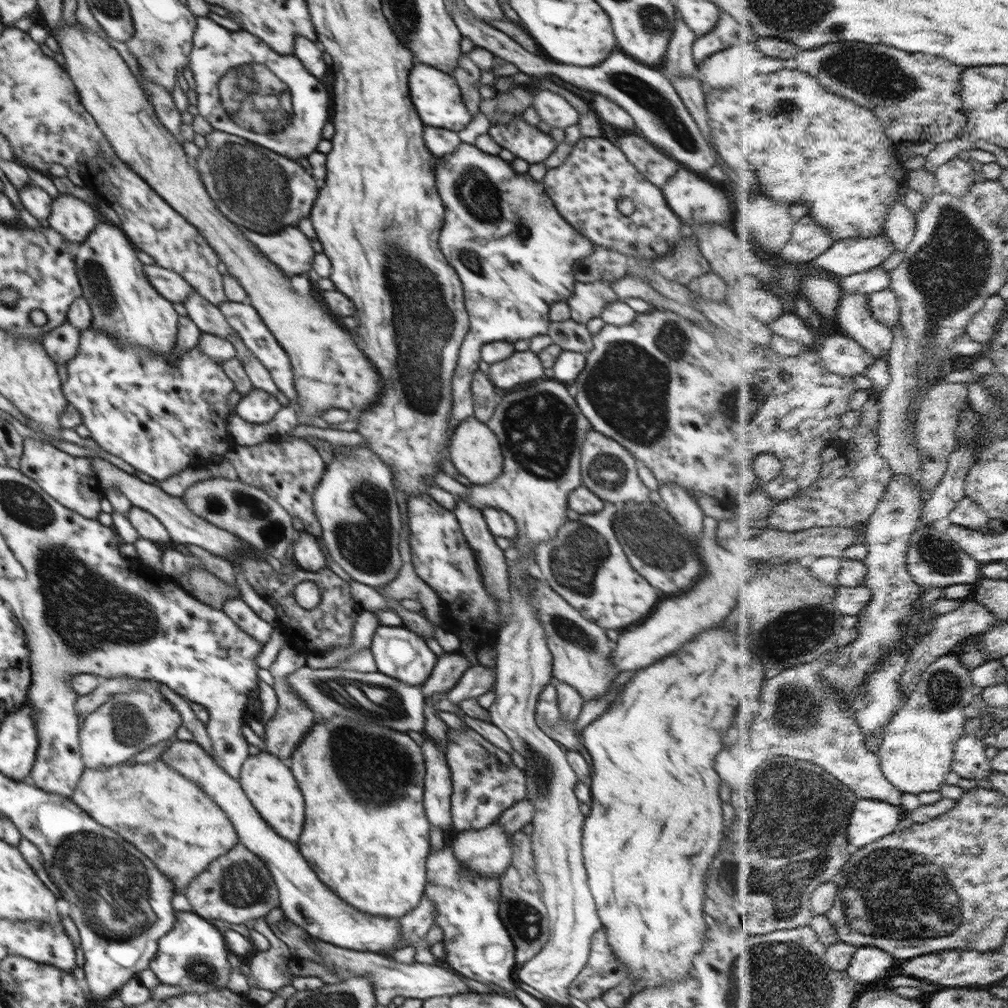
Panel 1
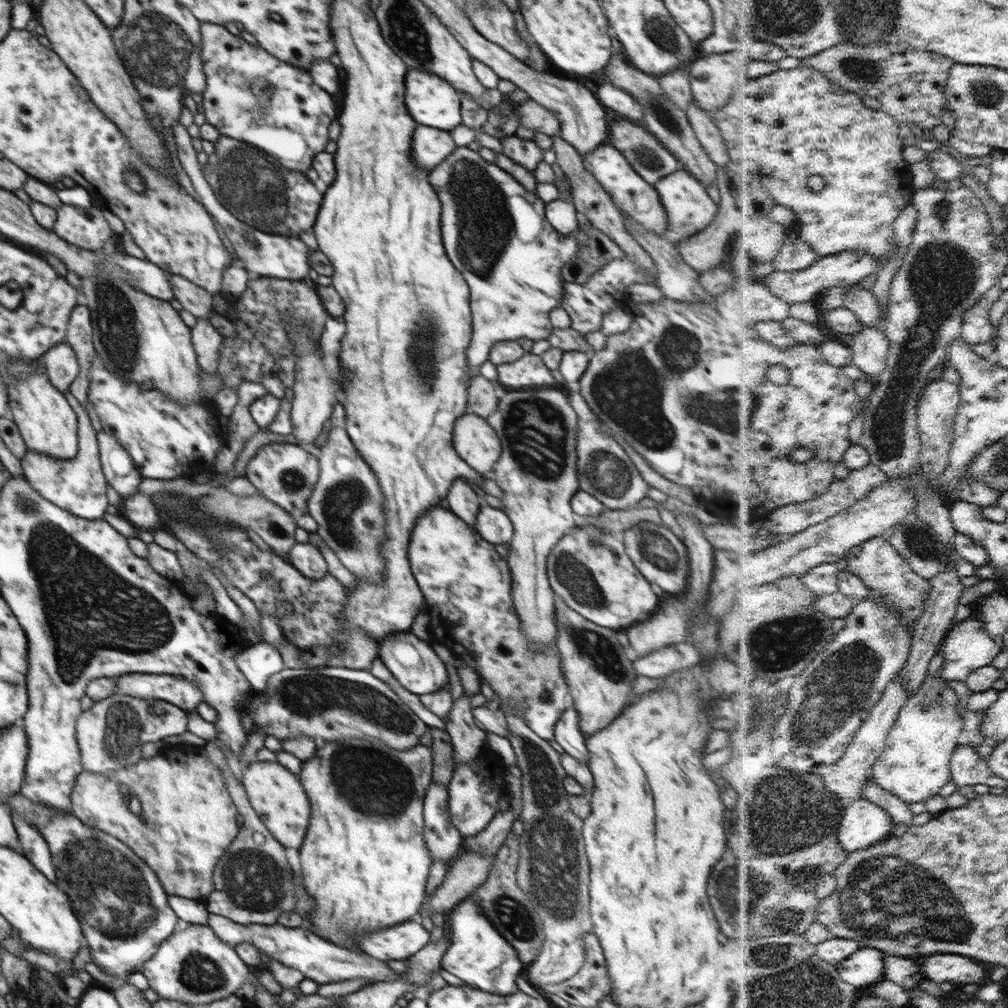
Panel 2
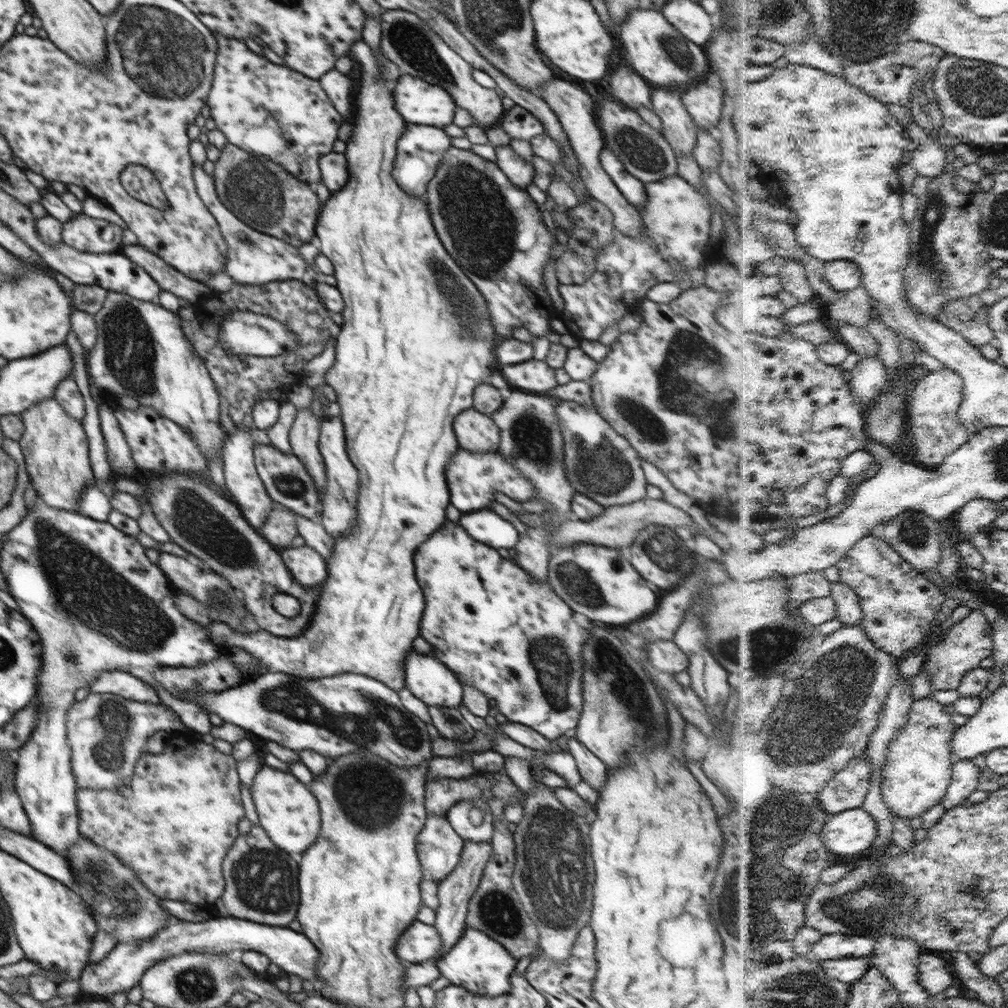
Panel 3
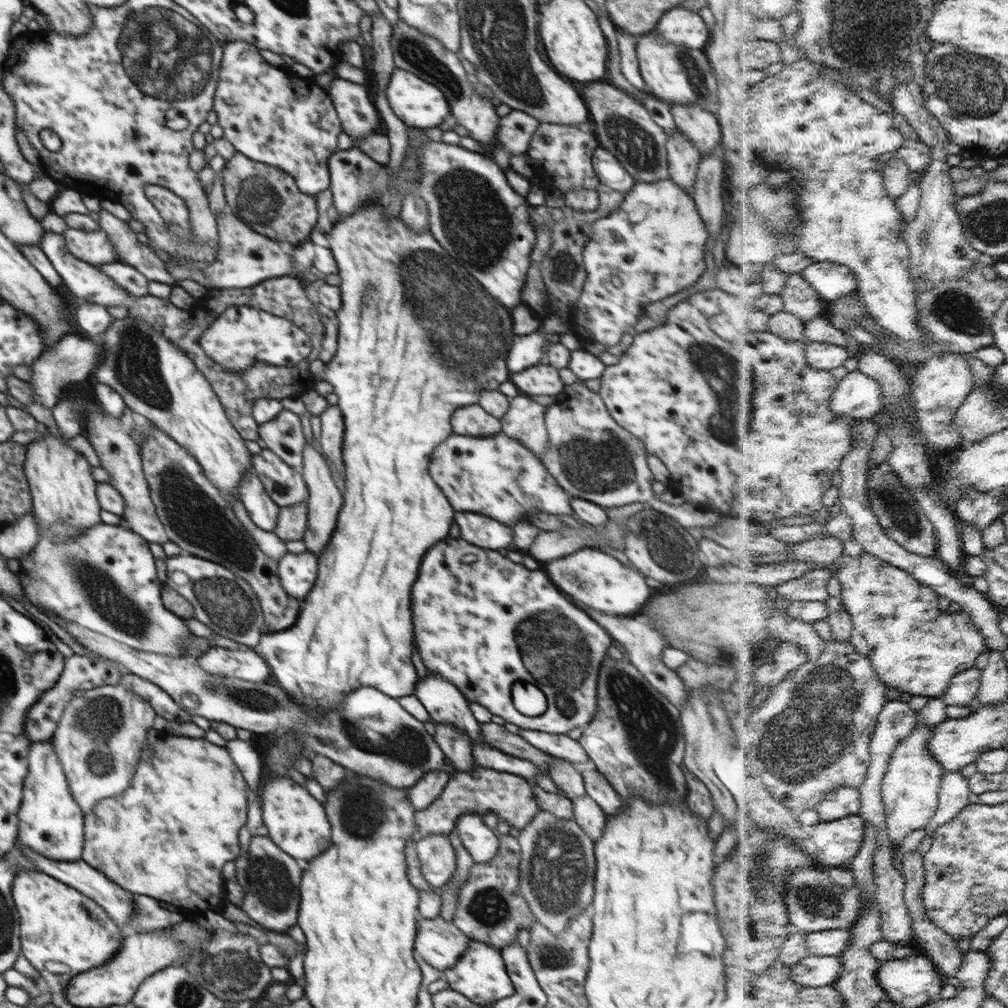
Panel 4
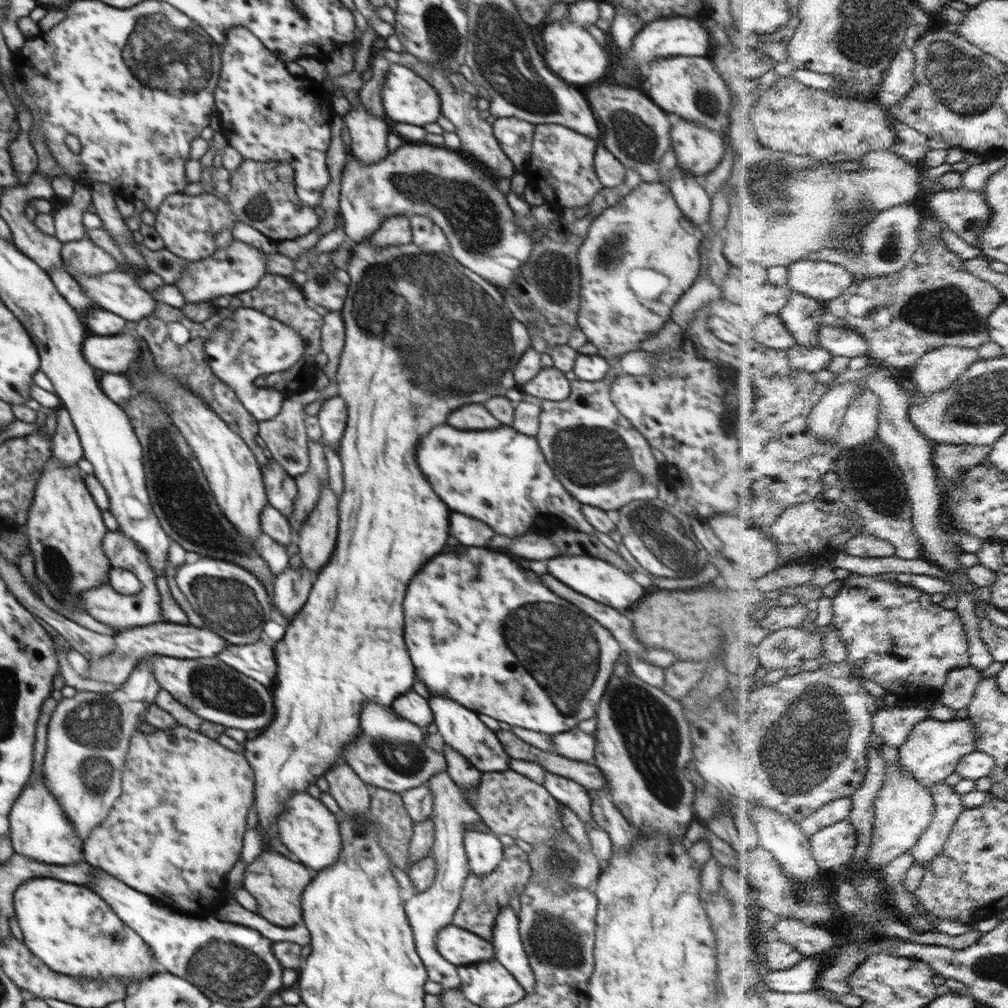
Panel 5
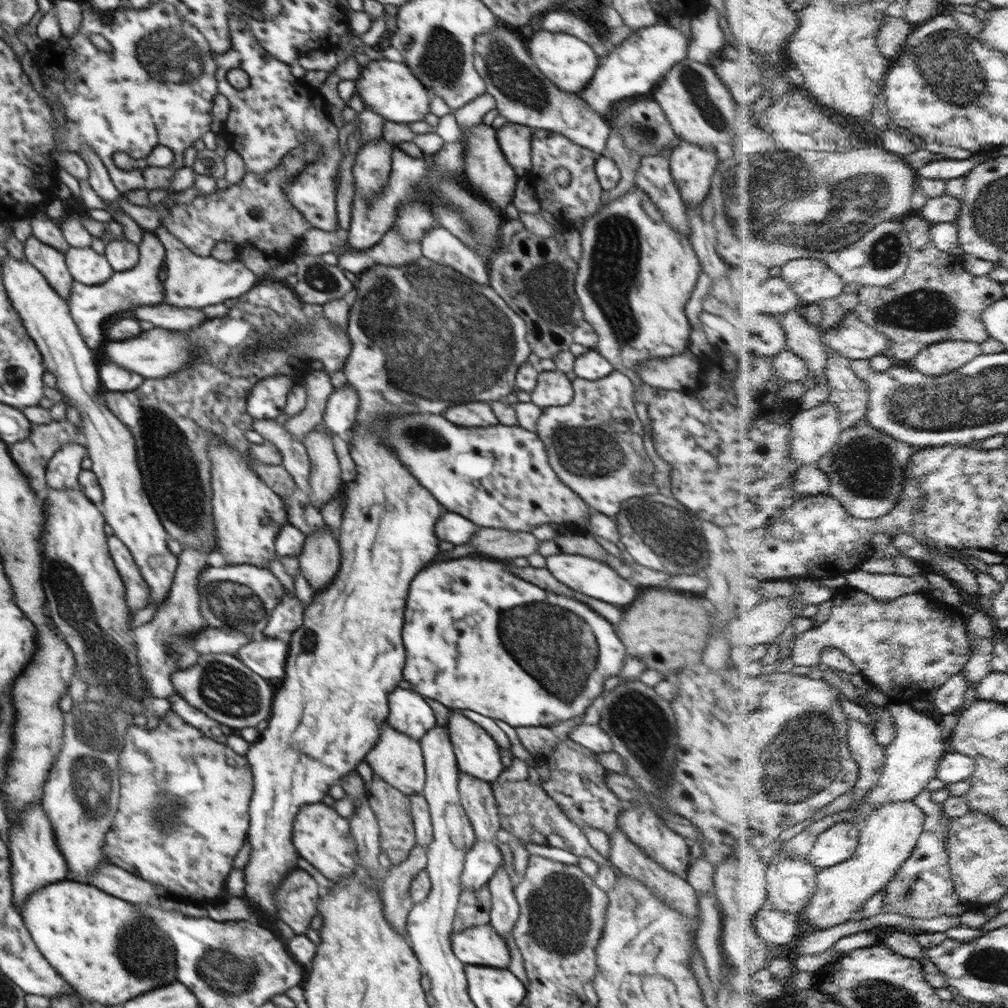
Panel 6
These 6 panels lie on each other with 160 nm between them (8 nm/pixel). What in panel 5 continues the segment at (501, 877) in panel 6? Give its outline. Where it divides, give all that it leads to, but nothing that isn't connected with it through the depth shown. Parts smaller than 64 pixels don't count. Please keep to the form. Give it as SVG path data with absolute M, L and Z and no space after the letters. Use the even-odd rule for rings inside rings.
M509 904L496 915L492 941L495 959L506 967L527 994L534 992L535 976L519 935L519 918Z

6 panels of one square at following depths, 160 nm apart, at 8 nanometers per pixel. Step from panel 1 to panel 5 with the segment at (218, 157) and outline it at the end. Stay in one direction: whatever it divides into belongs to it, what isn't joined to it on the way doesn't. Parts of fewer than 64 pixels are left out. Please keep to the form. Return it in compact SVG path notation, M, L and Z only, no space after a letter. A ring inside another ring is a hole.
M243 159L238 169L230 176L231 191L228 194L228 200L220 200L213 194L203 193L200 195L182 195L181 193L166 196L162 205L156 212L154 227L168 249L172 254L185 258L188 261L197 261L207 258L216 251L215 237L224 229L233 230L237 222L243 222L248 226L260 231L273 242L282 242L286 240L296 240L306 236L318 228L321 219L318 209L313 210L296 195L294 168L290 168L288 163L276 163L274 161L265 161L262 163L254 160Z

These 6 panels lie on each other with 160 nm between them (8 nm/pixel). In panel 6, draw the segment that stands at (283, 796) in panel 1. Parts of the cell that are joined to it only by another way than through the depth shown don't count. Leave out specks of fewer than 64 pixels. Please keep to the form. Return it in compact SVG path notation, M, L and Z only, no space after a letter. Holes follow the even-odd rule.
M322 801L300 807L293 822L293 845L300 857L332 881L348 878L357 868L357 844L349 820Z

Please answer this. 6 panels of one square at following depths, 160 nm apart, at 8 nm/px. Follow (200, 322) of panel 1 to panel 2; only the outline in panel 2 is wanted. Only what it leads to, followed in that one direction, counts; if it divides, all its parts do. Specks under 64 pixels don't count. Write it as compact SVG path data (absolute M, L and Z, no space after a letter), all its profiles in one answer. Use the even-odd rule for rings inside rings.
M169 273L169 280L174 299L182 304L183 309L197 319L209 320L210 314L214 312L213 301L215 300L211 292L177 274Z

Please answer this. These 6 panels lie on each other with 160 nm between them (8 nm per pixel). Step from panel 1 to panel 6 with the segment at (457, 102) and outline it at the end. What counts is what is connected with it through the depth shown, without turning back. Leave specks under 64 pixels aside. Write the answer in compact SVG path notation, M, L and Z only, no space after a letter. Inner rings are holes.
M384 57L371 60L361 66L359 78L355 79L355 92L362 98L364 106L371 108L386 121L400 123L420 122L430 112L428 89L424 88L408 70L408 65L390 61Z

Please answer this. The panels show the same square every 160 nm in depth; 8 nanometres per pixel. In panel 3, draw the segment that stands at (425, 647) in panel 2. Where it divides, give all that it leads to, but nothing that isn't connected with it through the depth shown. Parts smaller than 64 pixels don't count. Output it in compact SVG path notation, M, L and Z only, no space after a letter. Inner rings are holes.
M410 651L404 661L404 684L428 707L457 709L463 703L462 685L454 672L429 654Z

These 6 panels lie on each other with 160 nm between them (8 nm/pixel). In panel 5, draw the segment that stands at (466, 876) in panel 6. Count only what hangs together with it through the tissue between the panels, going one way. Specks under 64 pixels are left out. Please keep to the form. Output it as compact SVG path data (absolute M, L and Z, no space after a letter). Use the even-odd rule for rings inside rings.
M466 831L463 841L469 872L472 874L478 876L490 874L503 859L504 846L497 834Z

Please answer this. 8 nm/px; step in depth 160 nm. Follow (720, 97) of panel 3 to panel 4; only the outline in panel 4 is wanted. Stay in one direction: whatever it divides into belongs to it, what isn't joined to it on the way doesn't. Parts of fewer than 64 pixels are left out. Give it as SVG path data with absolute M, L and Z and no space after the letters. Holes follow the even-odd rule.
M671 104L671 113L679 130L702 155L719 150L721 144L721 126L714 112L704 110L699 104Z

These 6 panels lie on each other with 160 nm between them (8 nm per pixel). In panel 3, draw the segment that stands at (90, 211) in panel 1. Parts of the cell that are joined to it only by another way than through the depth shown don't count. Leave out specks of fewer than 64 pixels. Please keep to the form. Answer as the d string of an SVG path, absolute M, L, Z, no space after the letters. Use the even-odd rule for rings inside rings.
M75 214L63 224L62 241L80 252L116 253L121 251L123 229L112 222Z

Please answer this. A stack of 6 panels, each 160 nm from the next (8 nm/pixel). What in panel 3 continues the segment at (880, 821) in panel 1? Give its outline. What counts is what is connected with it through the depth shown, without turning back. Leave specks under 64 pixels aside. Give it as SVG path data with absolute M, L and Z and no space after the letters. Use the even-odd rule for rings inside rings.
M862 807L829 814L823 837L832 852L839 856L854 856L873 848L879 832L877 817Z

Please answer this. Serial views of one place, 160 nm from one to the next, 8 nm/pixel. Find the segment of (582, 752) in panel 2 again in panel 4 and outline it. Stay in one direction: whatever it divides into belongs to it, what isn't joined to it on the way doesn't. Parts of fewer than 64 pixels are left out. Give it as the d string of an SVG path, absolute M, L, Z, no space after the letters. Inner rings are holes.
M586 770L581 773L585 786L585 795L588 795L604 811L606 817L613 816L623 810L623 801L620 795L604 775L598 770Z

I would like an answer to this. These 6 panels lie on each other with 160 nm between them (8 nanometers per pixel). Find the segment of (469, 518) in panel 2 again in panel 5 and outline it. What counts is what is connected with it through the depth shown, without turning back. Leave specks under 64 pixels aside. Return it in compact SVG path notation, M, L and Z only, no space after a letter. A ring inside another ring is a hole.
M440 424L422 438L415 459L434 492L450 510L482 520L496 534L516 537L532 528L535 518L538 526L548 524L548 514L578 532L594 534L595 528L582 514L583 504L557 479L553 468L545 461L537 438L522 434L510 425L468 432Z

